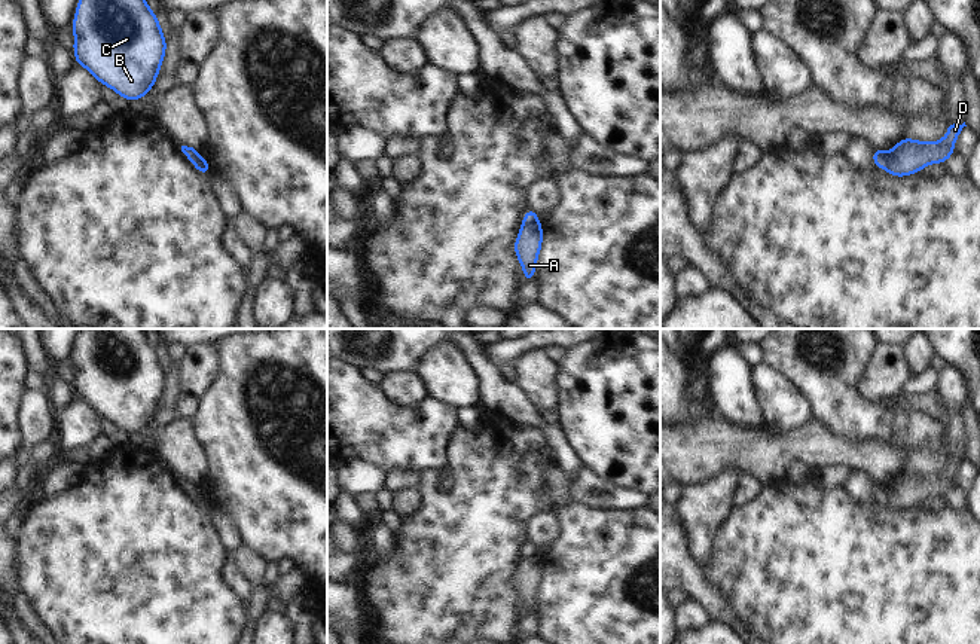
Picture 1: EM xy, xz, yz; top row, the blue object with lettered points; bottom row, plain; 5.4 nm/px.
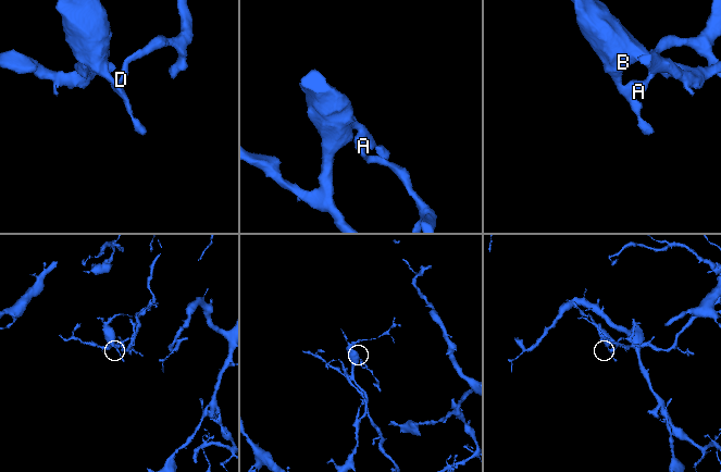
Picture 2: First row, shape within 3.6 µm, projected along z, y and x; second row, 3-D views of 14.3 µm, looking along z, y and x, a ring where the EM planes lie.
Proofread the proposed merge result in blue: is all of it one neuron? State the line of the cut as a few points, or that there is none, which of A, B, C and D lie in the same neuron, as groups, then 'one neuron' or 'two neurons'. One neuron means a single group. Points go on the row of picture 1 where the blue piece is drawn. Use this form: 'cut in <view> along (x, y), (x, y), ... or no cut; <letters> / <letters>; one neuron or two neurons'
cut in xz along (539, 222), (524, 225); A D / B C; two neurons

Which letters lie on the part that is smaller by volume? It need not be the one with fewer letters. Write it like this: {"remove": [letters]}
{"remove": ["A", "D"]}

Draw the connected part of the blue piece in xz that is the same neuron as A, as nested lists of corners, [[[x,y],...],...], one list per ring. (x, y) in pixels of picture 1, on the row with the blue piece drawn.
[[[528,223],[519,228],[513,250],[525,275],[525,283],[535,277],[538,254],[543,247],[543,225]]]

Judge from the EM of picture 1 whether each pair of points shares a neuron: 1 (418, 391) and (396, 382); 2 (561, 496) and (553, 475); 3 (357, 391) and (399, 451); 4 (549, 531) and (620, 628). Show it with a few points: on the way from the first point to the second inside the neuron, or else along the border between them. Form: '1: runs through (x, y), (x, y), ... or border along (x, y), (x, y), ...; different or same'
1: runs through (412, 390), (402, 385); same
2: runs through (559, 491), (556, 479); same
3: runs through (360, 406), (390, 436); same
4: border along (556, 510), (561, 519), (561, 536), (550, 548); different

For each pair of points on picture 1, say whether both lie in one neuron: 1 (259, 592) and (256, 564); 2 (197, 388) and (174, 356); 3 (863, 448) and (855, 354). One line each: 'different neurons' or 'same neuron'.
1: same neuron
2: different neurons
3: different neurons

